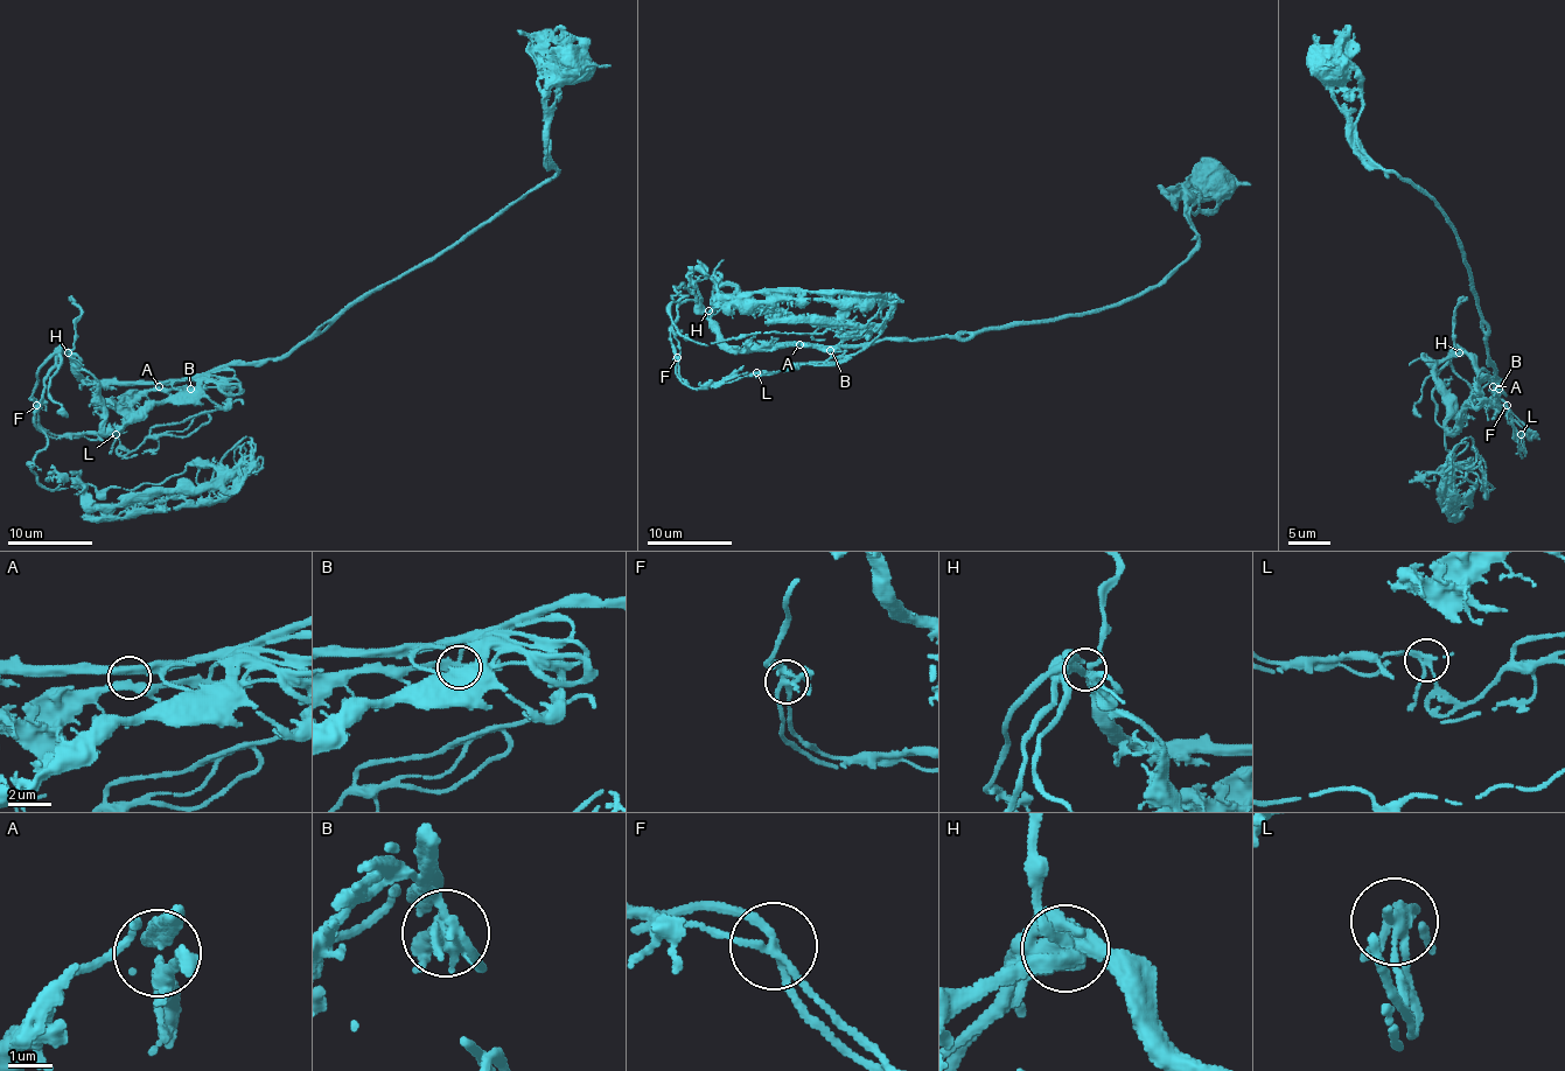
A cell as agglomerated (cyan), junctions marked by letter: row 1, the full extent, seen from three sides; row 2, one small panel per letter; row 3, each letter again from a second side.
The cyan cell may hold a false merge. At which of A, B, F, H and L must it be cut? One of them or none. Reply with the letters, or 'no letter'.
no letter

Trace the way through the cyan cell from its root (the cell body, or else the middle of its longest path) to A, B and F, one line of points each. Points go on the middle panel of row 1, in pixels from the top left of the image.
A: (1214, 177), (1199, 177), (1186, 188), (1196, 246), (1157, 285), (1123, 302), (924, 340), (800, 344)
B: (1214, 177), (1199, 177), (1186, 188), (1196, 246), (1138, 295), (1057, 319), (924, 340), (837, 344), (831, 350)
F: (1214, 177), (1186, 188), (1196, 246), (1123, 302), (924, 340), (732, 348), (687, 300), (670, 329), (676, 357)

